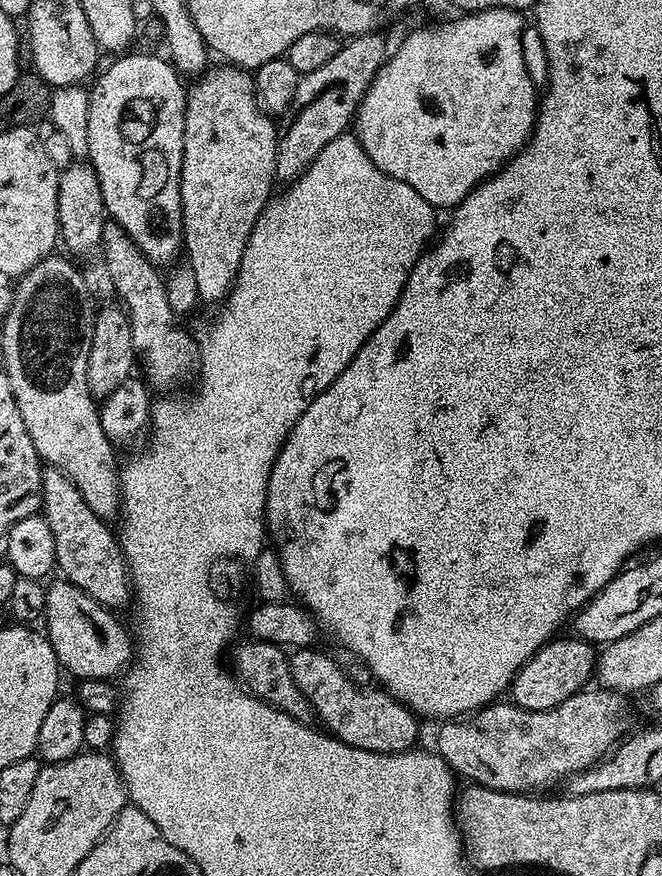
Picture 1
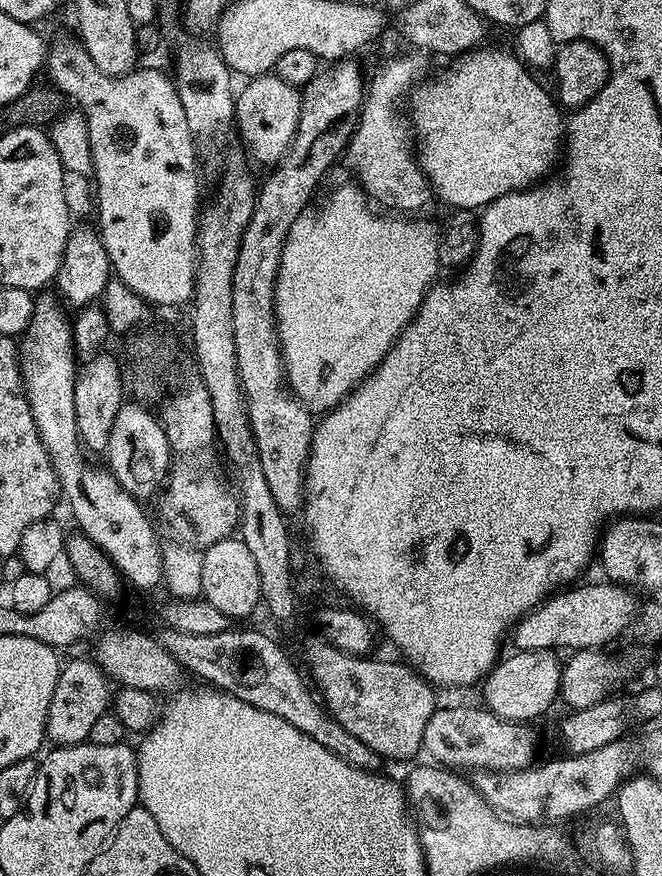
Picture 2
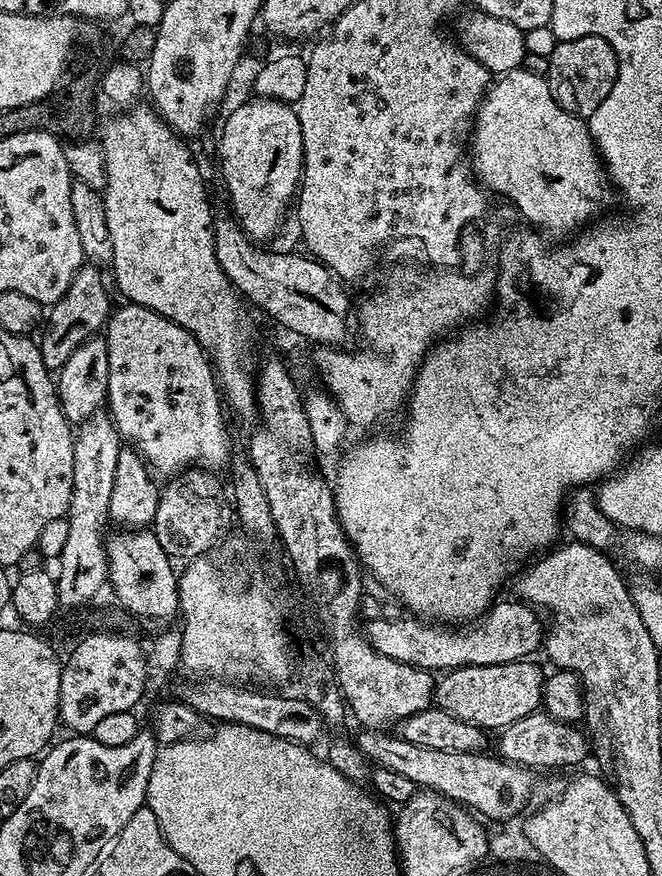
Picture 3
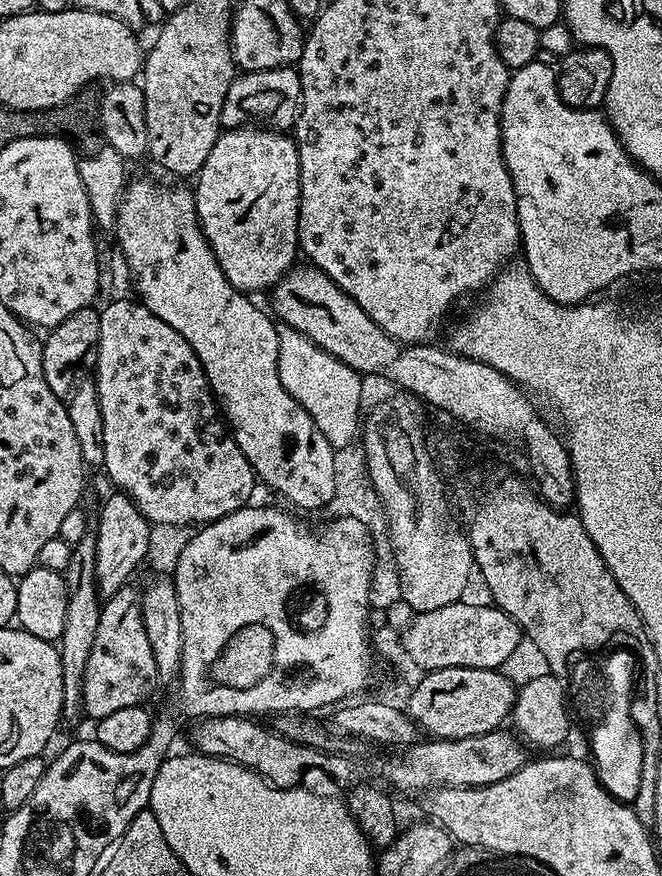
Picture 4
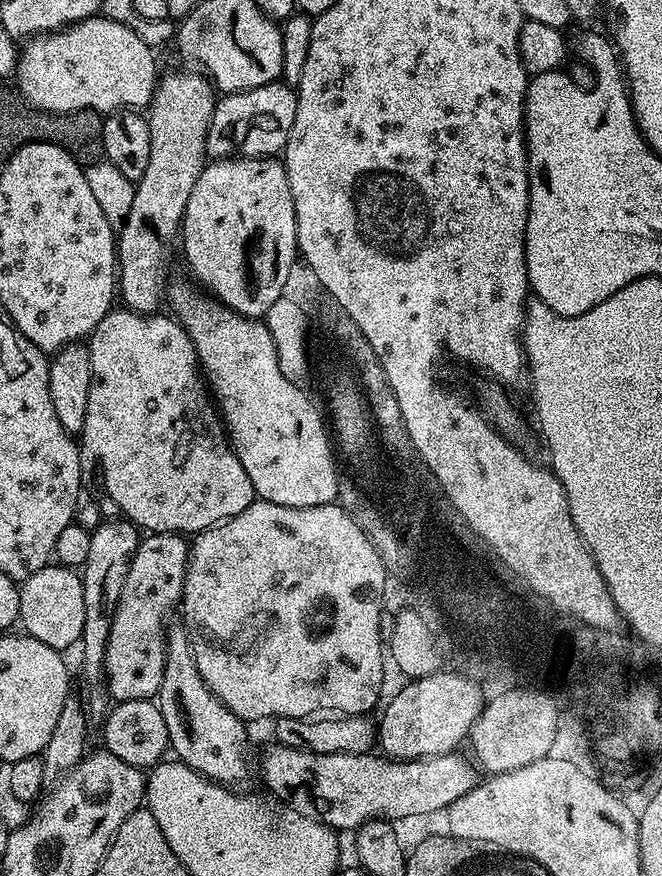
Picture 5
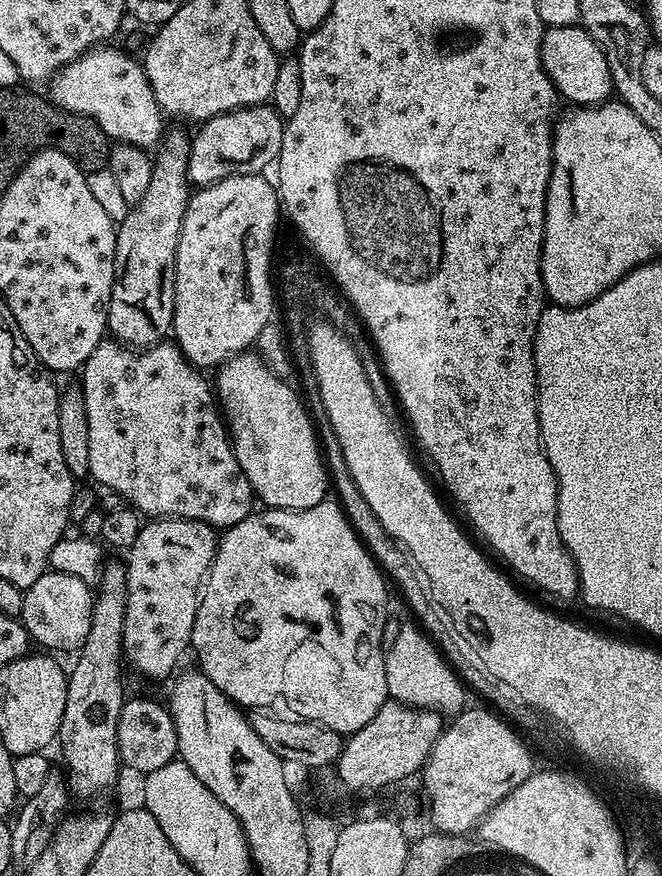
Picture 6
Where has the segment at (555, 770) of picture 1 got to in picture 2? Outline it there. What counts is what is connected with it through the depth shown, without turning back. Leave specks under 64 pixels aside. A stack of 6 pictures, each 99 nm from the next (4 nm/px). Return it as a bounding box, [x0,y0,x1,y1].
[423,706,537,772]

